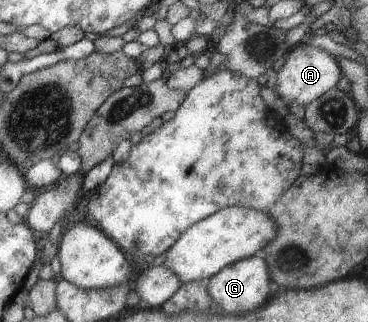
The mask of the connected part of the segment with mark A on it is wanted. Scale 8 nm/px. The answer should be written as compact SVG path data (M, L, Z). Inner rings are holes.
M305 41L292 47L284 59L285 63L276 73L277 80L273 91L283 99L288 107L291 106L291 103L309 106L311 102L315 102L325 92L337 87L341 76L344 74L333 55L321 50L321 48L307 46Z

